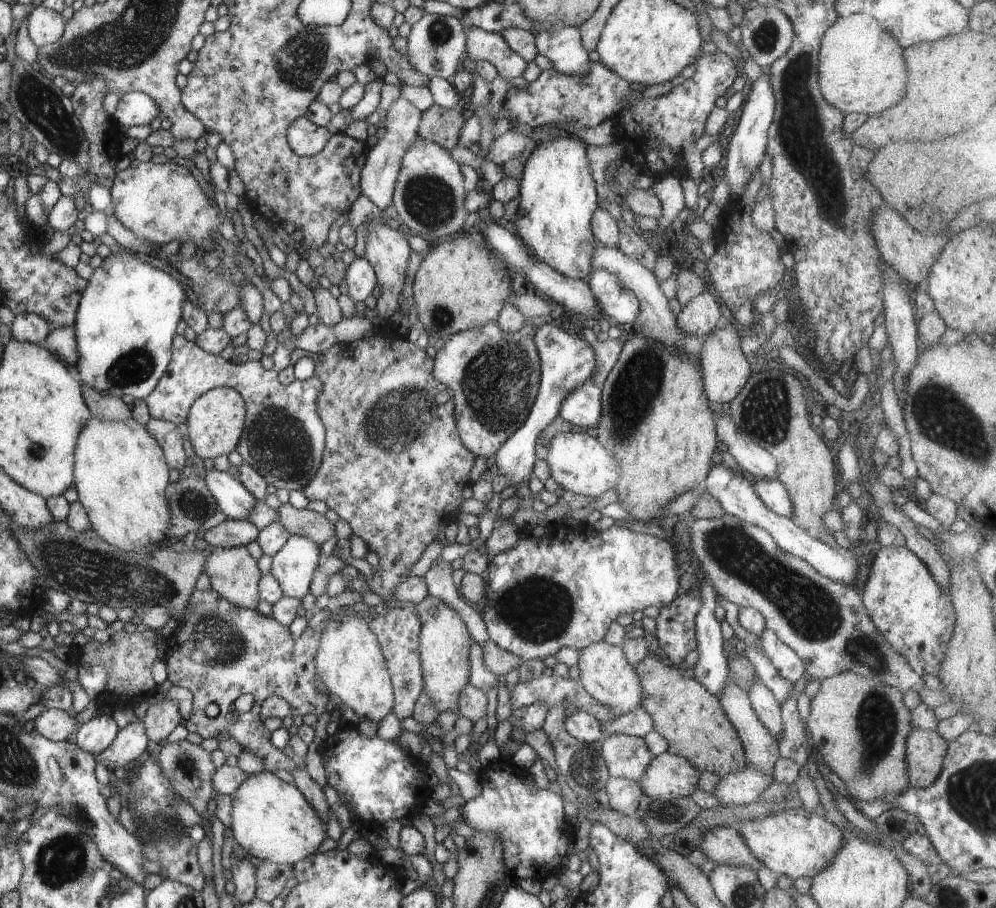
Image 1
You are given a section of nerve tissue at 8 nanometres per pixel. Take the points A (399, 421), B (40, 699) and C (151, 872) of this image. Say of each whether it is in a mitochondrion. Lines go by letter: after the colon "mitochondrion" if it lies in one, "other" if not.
A: mitochondrion
B: other
C: other

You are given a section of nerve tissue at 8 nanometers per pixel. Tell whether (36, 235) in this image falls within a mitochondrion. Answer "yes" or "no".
no

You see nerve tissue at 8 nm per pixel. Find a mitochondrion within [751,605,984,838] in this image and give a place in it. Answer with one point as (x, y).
(877, 723)

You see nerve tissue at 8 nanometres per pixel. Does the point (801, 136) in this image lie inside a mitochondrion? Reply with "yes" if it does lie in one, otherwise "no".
yes

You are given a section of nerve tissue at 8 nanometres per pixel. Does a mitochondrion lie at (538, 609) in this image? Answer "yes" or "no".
yes

